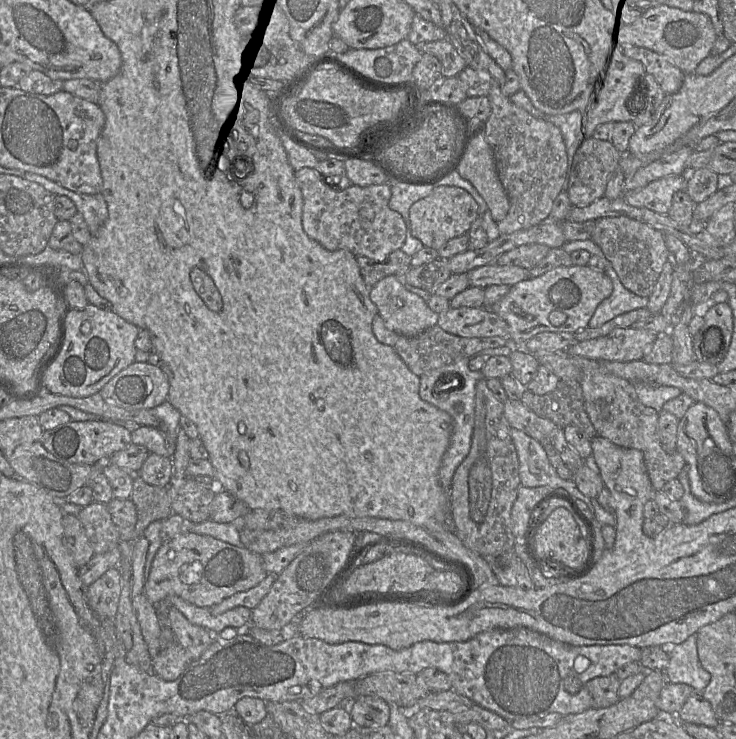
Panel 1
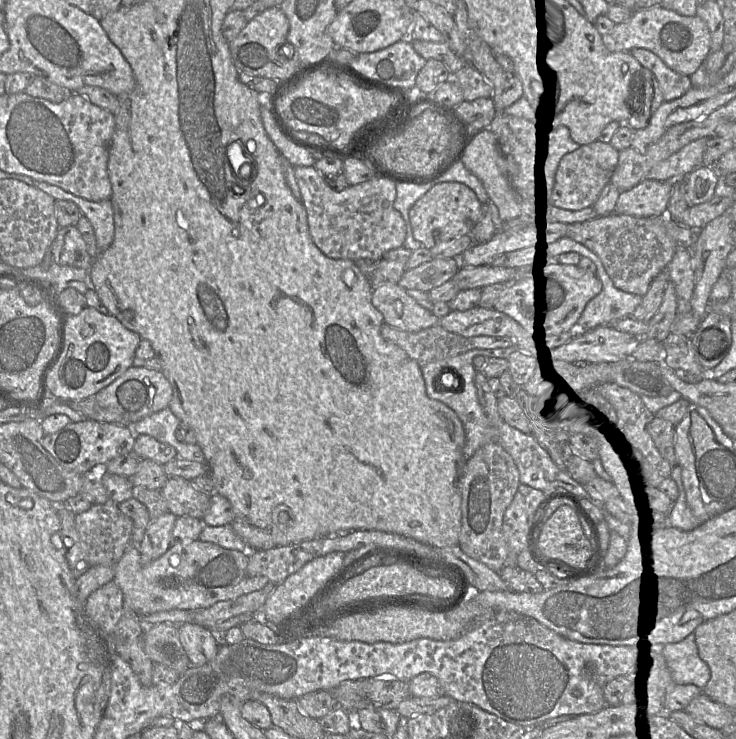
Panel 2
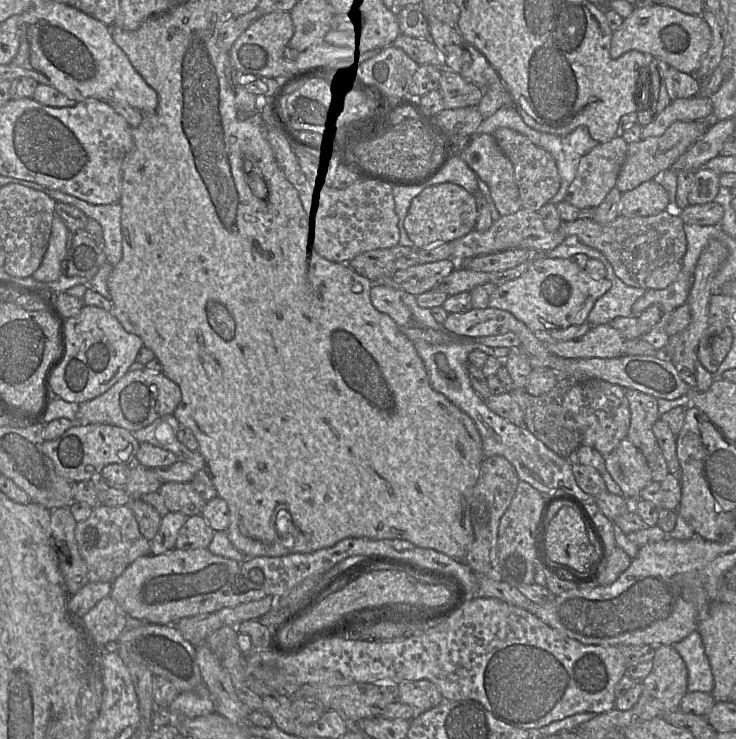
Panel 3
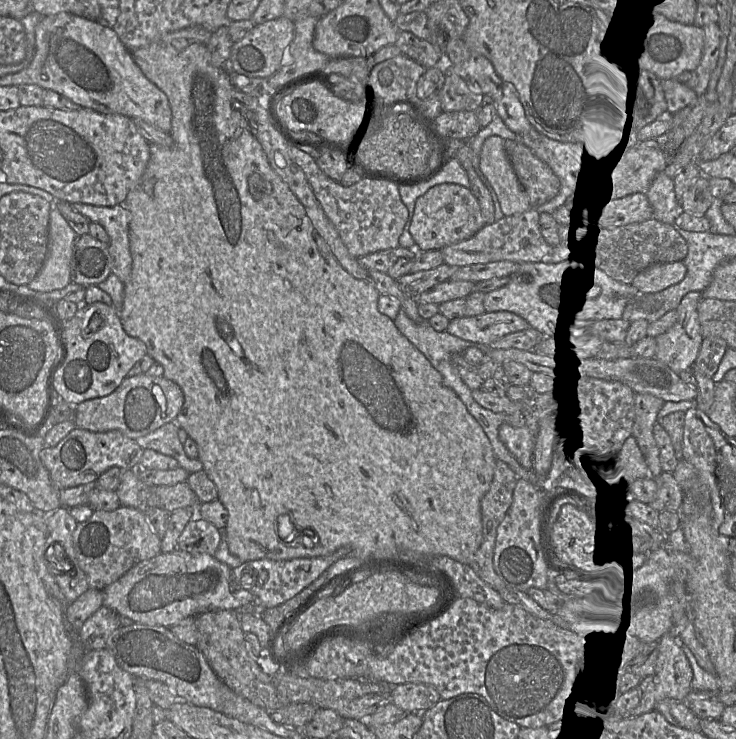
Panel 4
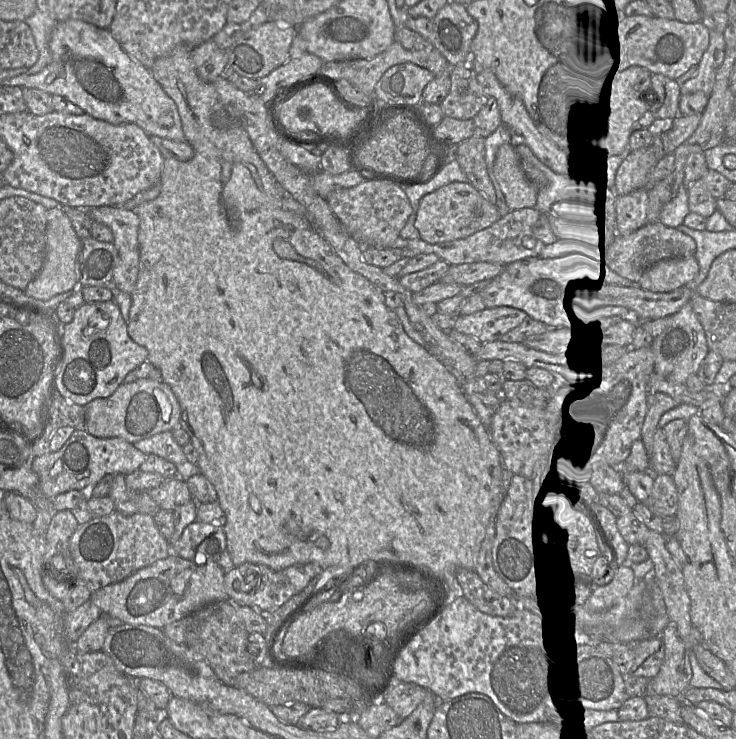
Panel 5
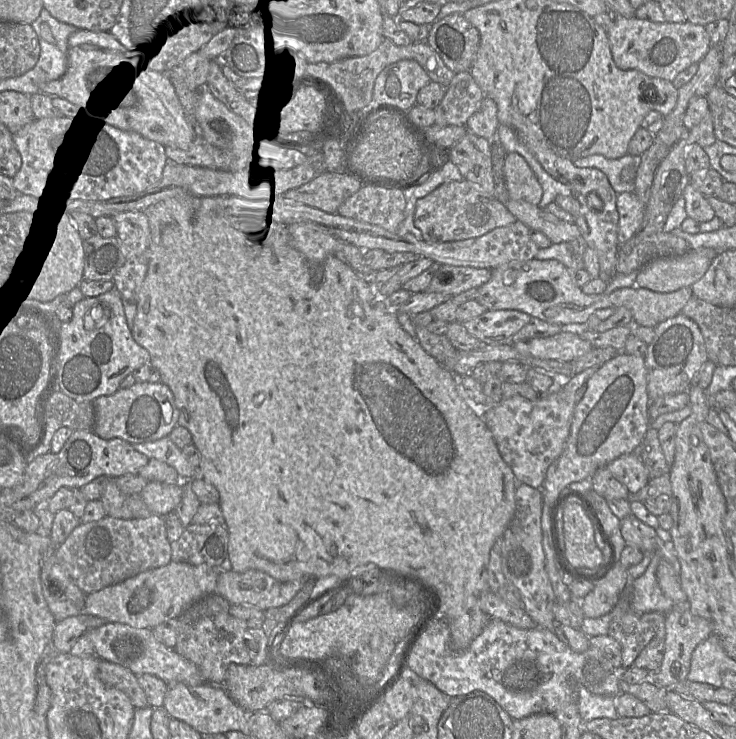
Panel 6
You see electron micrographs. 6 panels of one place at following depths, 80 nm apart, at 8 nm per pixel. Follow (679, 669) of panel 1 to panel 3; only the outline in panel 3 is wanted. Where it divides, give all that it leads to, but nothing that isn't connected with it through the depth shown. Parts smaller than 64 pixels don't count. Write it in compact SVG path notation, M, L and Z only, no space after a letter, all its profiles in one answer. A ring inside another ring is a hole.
M693 631L673 646L687 667L688 691L711 693L714 687L714 677L698 631Z

